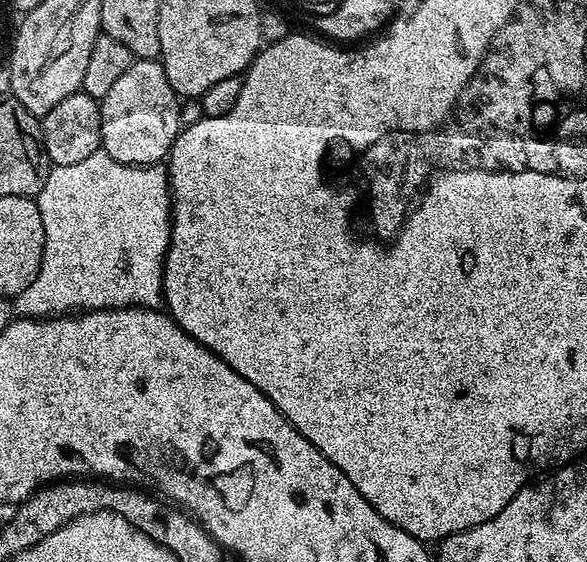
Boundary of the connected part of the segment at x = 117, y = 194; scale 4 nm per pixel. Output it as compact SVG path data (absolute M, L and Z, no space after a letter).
M101 150L70 166L49 167L46 186L42 186L34 199L42 214L42 266L34 282L11 301L17 317L51 318L94 308L161 307L164 259L172 233L172 198L168 191L168 174L163 167L114 162L110 154Z

